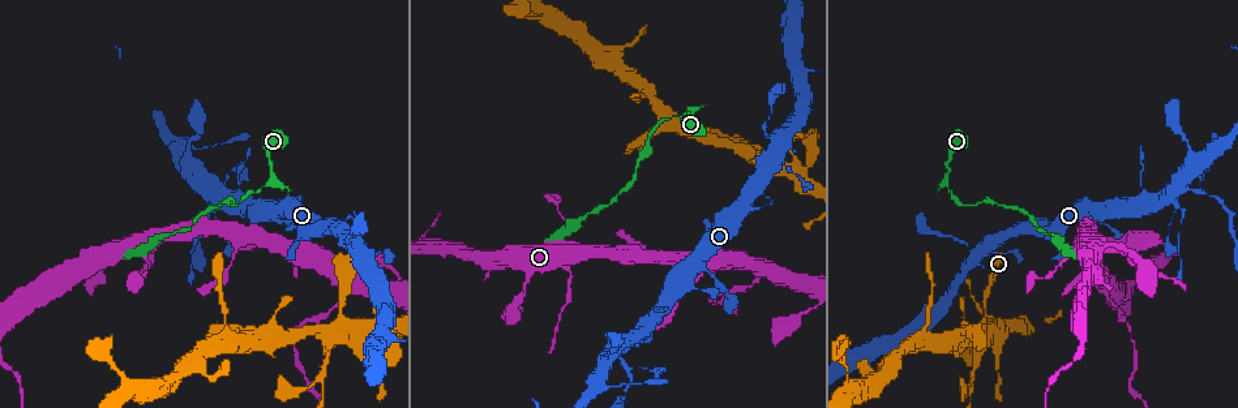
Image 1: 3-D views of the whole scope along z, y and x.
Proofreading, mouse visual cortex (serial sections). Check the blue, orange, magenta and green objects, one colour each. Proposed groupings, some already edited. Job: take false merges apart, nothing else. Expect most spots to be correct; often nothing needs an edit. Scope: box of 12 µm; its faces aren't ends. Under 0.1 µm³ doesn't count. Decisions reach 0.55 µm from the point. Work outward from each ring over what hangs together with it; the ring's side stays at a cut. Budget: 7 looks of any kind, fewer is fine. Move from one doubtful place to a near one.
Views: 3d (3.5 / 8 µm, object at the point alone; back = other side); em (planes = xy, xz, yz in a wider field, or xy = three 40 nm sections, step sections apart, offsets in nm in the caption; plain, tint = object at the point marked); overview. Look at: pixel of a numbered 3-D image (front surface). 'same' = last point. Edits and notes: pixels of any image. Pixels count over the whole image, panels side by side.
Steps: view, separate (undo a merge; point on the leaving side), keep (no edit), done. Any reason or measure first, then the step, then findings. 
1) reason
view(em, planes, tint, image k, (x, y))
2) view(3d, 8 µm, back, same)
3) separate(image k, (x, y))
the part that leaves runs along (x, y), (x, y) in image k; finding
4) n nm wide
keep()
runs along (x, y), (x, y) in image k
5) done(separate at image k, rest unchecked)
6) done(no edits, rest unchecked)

thin neck
view(3d, 8 µm, image 1, (988, 320))

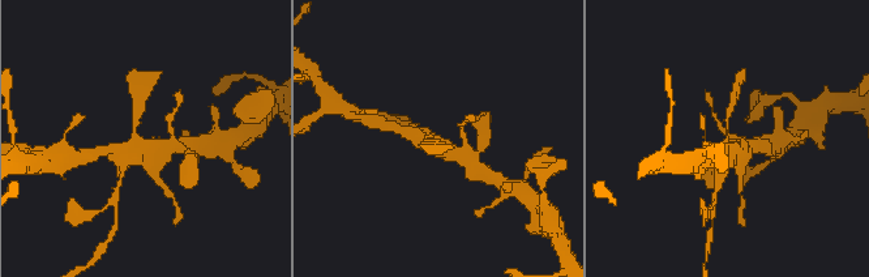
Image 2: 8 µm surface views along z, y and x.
view(em, xy, step 1, tint, image 2, (137, 143))

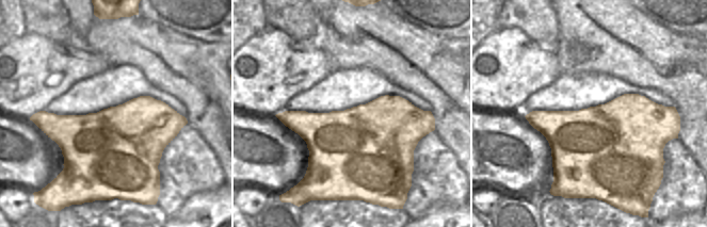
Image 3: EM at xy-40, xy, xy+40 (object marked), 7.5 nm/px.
keep()
runs along (136, 107), (137, 144), (105, 153) in image 2; all the same cell

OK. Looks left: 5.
a fork
view(3d, 8 µm, image 1, (1104, 289))

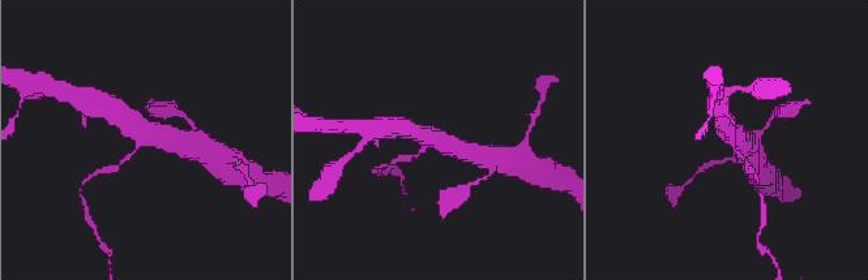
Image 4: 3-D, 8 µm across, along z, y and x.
closer look
view(3d, 3.5 µm, image 4, (141, 139))

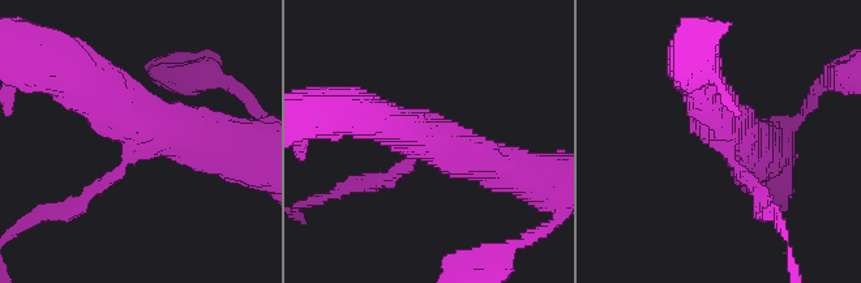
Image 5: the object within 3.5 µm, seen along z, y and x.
keep()
runs along (71, 72), (135, 124), (211, 144) in image 5; continuous, no second cell

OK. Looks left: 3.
view(3d, 3.5 µm, back, image 1, (707, 300))

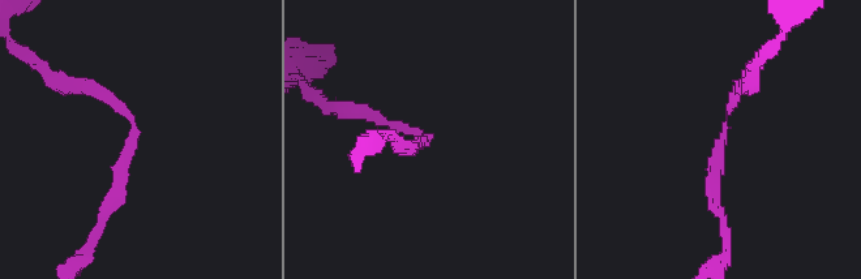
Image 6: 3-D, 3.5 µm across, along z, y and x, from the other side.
arms of 150, 200 nm; shape alone is not enough
view(em, planes, tint, image 6, (133, 121))

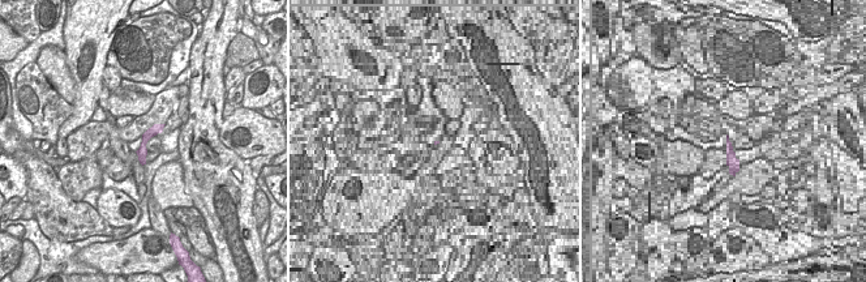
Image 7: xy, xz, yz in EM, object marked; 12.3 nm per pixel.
view(em, xy, step 2, tint, same)

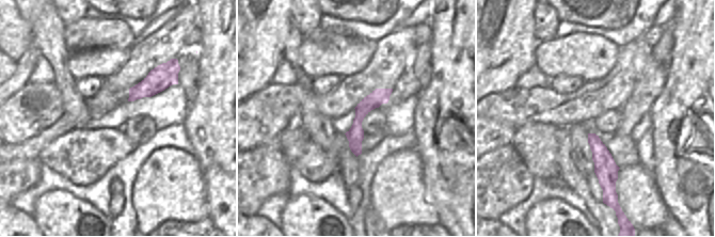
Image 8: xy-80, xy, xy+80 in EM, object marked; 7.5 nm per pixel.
keep()
runs along (60, 86), (97, 90), (137, 131), (112, 198) in image 6; all the same cell

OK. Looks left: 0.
done(no edits, rest unchecked)

